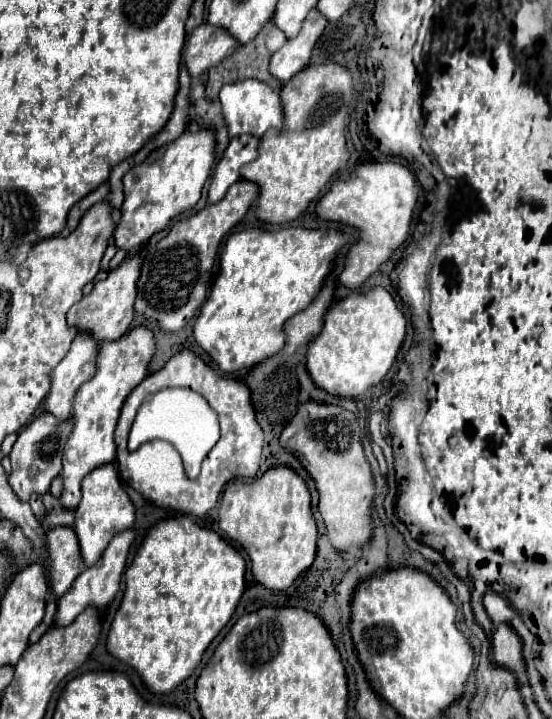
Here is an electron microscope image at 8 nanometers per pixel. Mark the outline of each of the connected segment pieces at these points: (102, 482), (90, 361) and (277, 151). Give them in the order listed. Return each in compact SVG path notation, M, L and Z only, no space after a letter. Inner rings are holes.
M113 463L93 469L83 479L83 499L75 513L75 533L79 537L81 555L83 555L85 565L87 567L95 565L95 561L101 557L101 553L109 545L109 541L123 529L129 529L133 525L133 521L135 521L135 507L133 507L127 491L121 487L121 481L117 477Z
M79 333L75 337L69 353L51 373L53 383L45 399L45 411L55 413L59 419L71 413L77 389L95 375L97 353L99 345L91 333Z
M321 63L321 65L309 65L303 69L303 73L297 73L291 81L283 85L281 101L285 111L285 125L281 133L277 129L267 131L261 137L259 157L241 169L241 177L259 183L259 205L257 205L257 217L261 221L281 225L295 221L307 207L313 203L327 187L327 183L347 167L349 163L349 151L347 151L347 137L345 137L345 121L349 117L349 107L355 99L355 87L353 77L347 67L339 63Z

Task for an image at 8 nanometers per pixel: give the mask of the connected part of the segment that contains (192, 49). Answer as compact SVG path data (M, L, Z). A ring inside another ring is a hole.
M209 23L195 27L187 39L187 47L183 49L189 75L199 77L209 67L219 65L235 47L237 39L225 29Z

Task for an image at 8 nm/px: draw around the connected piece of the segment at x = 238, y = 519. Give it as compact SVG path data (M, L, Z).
M287 465L267 469L259 479L255 479L251 483L239 481L239 479L231 481L227 485L227 491L225 491L221 507L219 507L219 527L231 541L237 541L247 551L255 579L267 589L283 591L283 589L291 587L291 583L297 579L297 575L301 571L305 571L315 559L319 531L317 531L317 523L315 523L315 517L311 511L311 493L309 493L305 481L301 479L301 475Z

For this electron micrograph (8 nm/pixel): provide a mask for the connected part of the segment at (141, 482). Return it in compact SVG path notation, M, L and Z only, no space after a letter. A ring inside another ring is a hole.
M181 351L177 355L173 355L167 365L157 371L157 373L151 373L141 385L137 385L135 391L131 391L131 395L127 397L123 409L121 409L121 417L119 417L119 423L117 423L117 429L115 429L115 443L119 445L119 457L123 457L123 453L129 451L129 455L125 455L121 461L117 457L117 465L119 465L119 473L121 477L135 489L139 491L145 499L157 503L159 507L169 507L169 510L173 512L183 512L185 515L192 517L202 518L205 513L209 513L215 505L217 505L217 499L219 499L219 493L221 489L225 487L227 481L239 477L239 475L245 475L245 477L255 477L257 469L259 469L259 461L261 461L261 447L263 447L263 431L261 431L261 425L257 423L255 419L255 411L253 411L253 405L251 405L251 389L247 383L243 381L237 381L233 377L221 377L217 375L215 369L211 369L199 355L191 353L191 351ZM165 387L189 387L193 391L197 391L199 395L203 395L207 399L207 403L215 409L215 413L219 415L219 423L221 423L221 439L215 443L215 447L207 453L207 457L203 459L203 465L201 465L201 473L197 479L187 479L185 473L183 473L183 467L181 467L181 459L179 459L179 453L175 453L175 449L171 445L167 445L165 441L153 441L153 443L147 443L147 445L141 445L137 451L129 451L127 449L127 439L129 439L129 431L131 431L131 411L137 411L139 405L143 405L149 397L153 397L157 391L165 389Z

